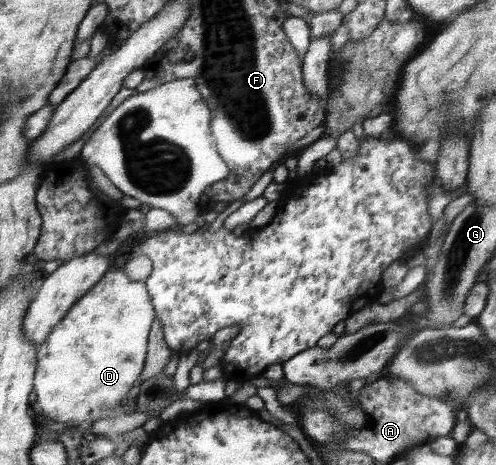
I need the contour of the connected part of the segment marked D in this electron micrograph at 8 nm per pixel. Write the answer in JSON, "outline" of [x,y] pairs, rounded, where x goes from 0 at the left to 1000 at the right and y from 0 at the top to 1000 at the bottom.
{"outline":[[[226,578],[147,656],[131,684],[109,701],[99,729],[75,748],[79,774],[69,804],[69,837],[81,890],[113,908],[141,905],[147,914],[169,916],[169,925],[210,892],[220,897],[214,884],[236,880],[286,802],[302,699],[313,686],[313,665],[290,604],[262,604],[248,578]]]}

